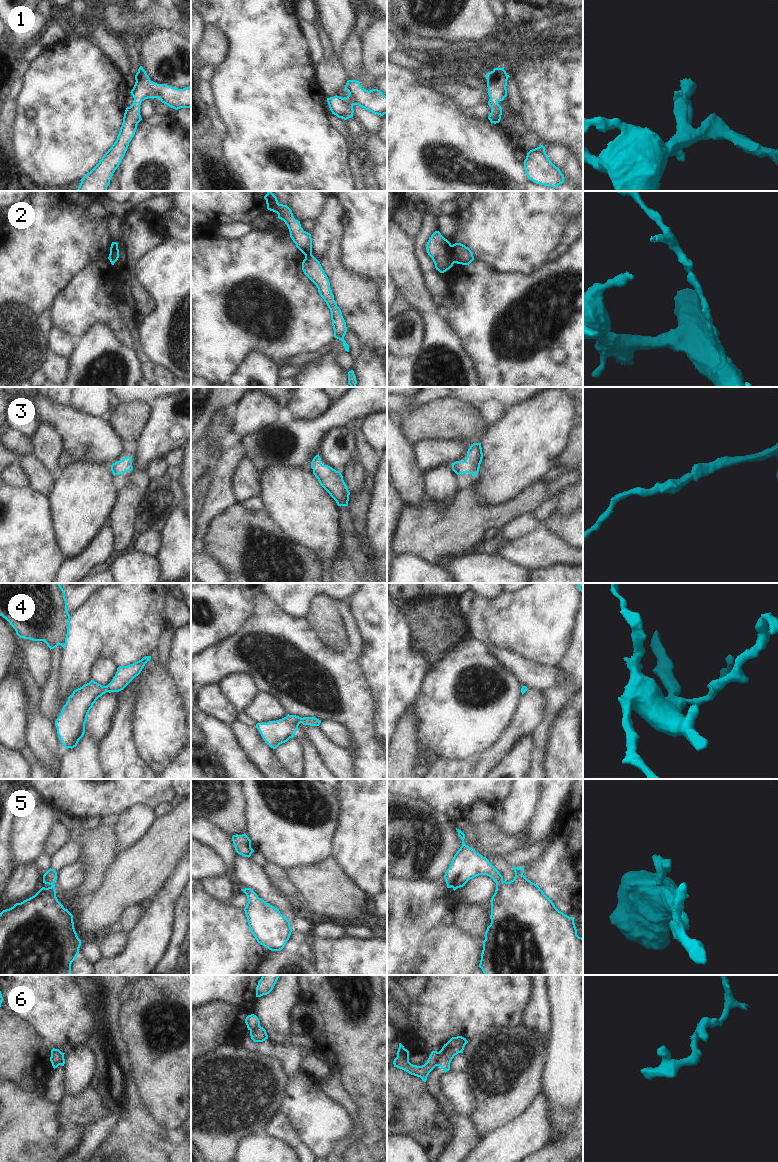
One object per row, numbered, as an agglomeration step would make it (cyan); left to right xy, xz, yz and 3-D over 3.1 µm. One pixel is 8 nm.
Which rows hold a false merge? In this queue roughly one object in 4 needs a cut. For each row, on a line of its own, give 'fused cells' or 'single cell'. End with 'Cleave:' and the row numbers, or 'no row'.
1: single cell
2: fused cells
3: single cell
4: single cell
5: single cell
6: fused cells
Cleave: 2, 6

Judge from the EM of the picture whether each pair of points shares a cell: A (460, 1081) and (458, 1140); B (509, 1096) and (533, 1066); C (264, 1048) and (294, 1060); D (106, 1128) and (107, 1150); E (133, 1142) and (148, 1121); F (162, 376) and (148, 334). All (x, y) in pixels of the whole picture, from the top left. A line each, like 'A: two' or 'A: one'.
A: two
B: one
C: one
D: two
E: two
F: two

